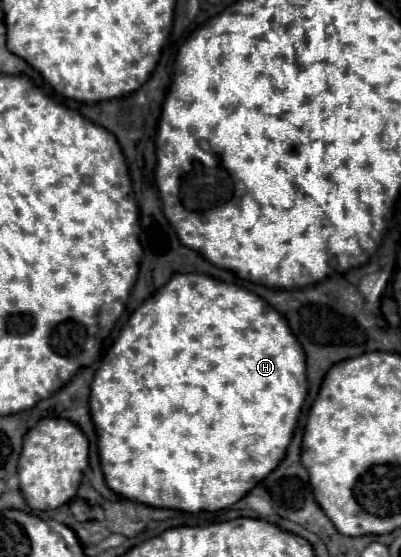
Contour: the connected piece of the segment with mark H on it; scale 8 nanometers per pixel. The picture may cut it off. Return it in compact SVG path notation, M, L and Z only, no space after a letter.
M175 274L131 314L125 330L105 354L101 368L95 372L91 384L91 418L99 432L99 456L105 482L113 492L155 508L173 508L183 512L215 512L227 508L253 488L253 478L263 480L283 460L305 396L305 354L277 312L273 312L253 292L239 288L237 284L219 282L205 274Z

